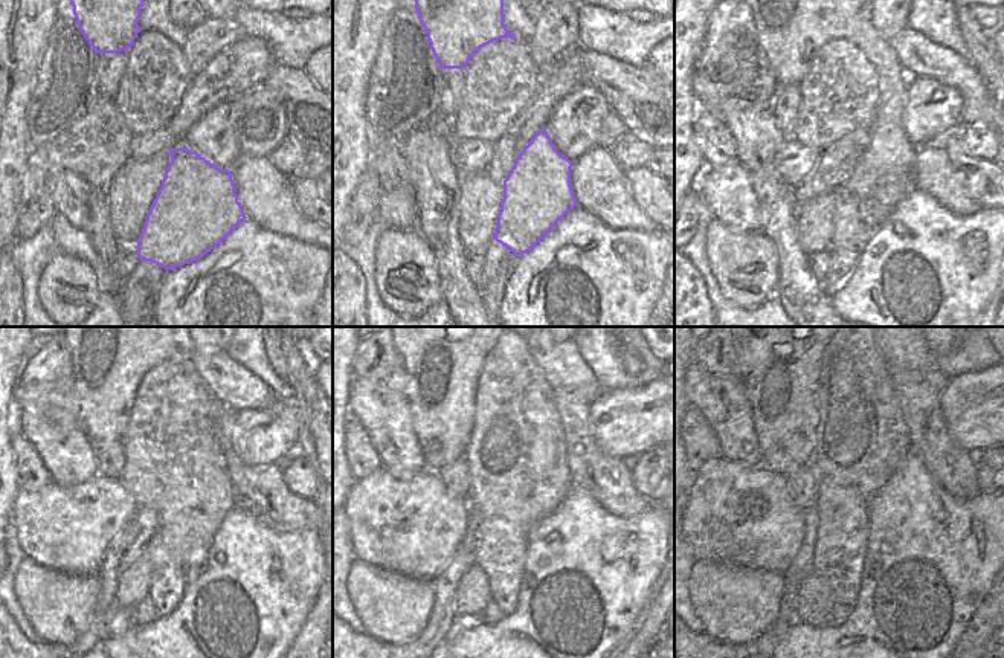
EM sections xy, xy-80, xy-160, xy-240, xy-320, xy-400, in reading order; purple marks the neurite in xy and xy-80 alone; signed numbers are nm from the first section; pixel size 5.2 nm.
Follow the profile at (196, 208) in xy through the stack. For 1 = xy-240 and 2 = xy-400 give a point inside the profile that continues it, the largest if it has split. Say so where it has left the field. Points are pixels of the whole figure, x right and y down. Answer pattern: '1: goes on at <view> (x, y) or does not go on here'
1: goes on at xy-240 (109, 358)
2: goes on at xy-400 (780, 374)

